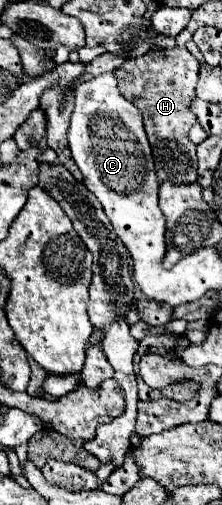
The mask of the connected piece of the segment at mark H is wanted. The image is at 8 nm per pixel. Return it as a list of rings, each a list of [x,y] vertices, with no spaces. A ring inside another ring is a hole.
[[[185,47],[159,49],[147,53],[145,57],[129,59],[115,71],[115,77],[119,81],[119,91],[143,115],[145,131],[153,147],[159,181],[189,183],[189,185],[197,183],[197,153],[195,145],[187,137],[189,129],[197,121],[195,115],[189,111],[189,105],[195,99],[197,73],[199,73],[199,61]]]

